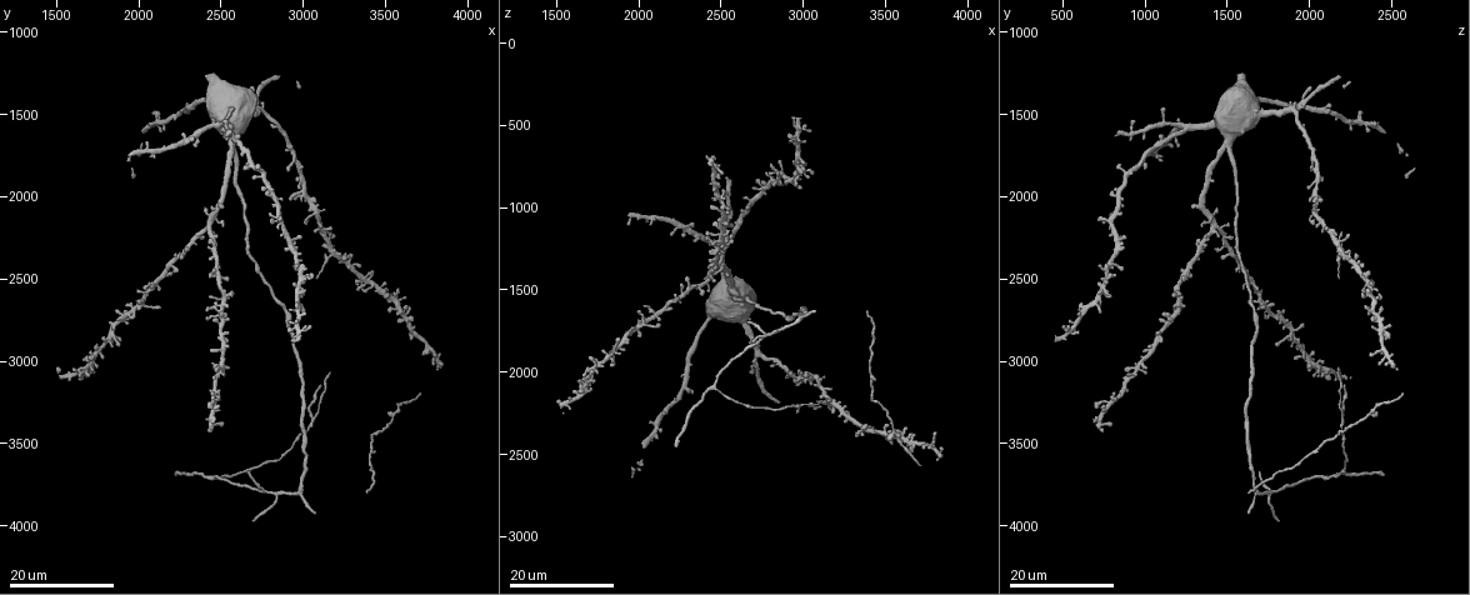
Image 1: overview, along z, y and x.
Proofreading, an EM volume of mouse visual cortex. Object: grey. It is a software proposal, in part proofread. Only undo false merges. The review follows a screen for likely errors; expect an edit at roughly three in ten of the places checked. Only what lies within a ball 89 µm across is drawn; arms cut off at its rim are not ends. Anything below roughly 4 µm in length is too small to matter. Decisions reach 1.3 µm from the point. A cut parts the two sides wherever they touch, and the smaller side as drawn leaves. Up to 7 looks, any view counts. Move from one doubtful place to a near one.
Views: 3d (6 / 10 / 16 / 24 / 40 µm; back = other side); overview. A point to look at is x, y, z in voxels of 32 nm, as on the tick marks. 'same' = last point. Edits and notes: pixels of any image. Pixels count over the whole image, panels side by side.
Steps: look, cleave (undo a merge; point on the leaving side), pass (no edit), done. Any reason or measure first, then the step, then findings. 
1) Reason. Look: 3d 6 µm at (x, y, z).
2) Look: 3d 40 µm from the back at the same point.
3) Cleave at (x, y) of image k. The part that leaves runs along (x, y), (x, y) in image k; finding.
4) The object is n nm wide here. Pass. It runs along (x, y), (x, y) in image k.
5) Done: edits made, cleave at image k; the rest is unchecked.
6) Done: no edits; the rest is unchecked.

Small branch off a trunk. Look: 3d 16 µm at (3060, 3360, 2200).

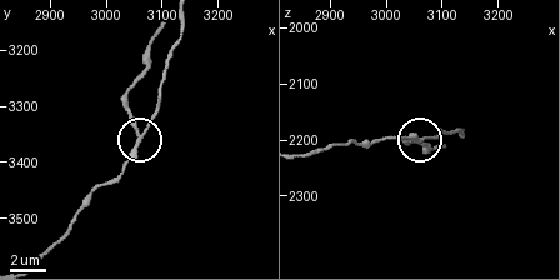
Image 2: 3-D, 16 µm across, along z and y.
Look: 3d 6 µm at (3065, 3350, 2200).

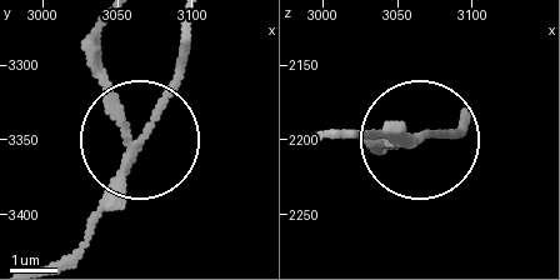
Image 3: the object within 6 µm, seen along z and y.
Cleave at (105, 71) of image 3. The part that leaves runs along (126, 135), (103, 20) in image 3; two cells meet here.

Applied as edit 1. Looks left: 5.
A fork. Look: 3d 16 µm at (2980, 3780, 1680).

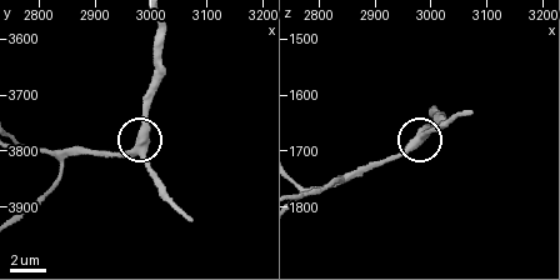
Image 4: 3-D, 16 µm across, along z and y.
Look: 3d 6 µm at (2970, 3800, 1685).

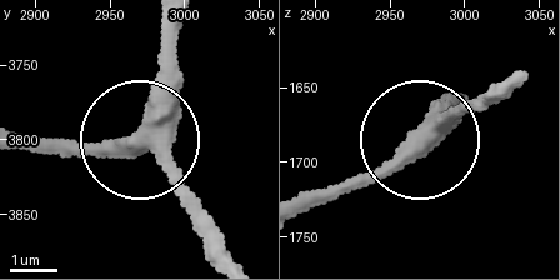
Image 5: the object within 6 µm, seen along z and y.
Pass. It runs along (176, 29), (173, 89), (144, 136), (216, 228) in image 5; continuous, no second cell.

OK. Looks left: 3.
Looks like a crossing. Look: 3d 24 µm at (3200, 2360, 2200).

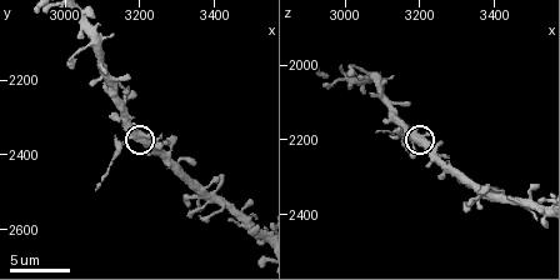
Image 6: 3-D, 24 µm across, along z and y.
Closer look. Look: 3d 10 µm at the same point.

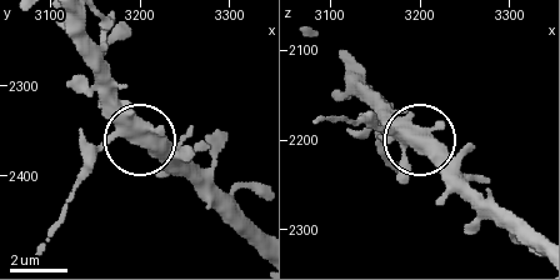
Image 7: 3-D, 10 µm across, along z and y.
Look: 3d 10 µm from the back at (3180, 2350, 2195).

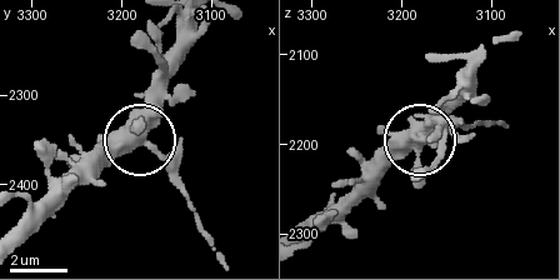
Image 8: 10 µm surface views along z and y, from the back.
The side arm is 6 µm long. Cleave at (184, 195) of image 8. The part that leaves runs along (165, 164), (215, 254) in image 8; two cells meet here.

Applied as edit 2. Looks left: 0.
Done: edits made, cleave at image 3, cleave at image 8; the rest is unchecked.

